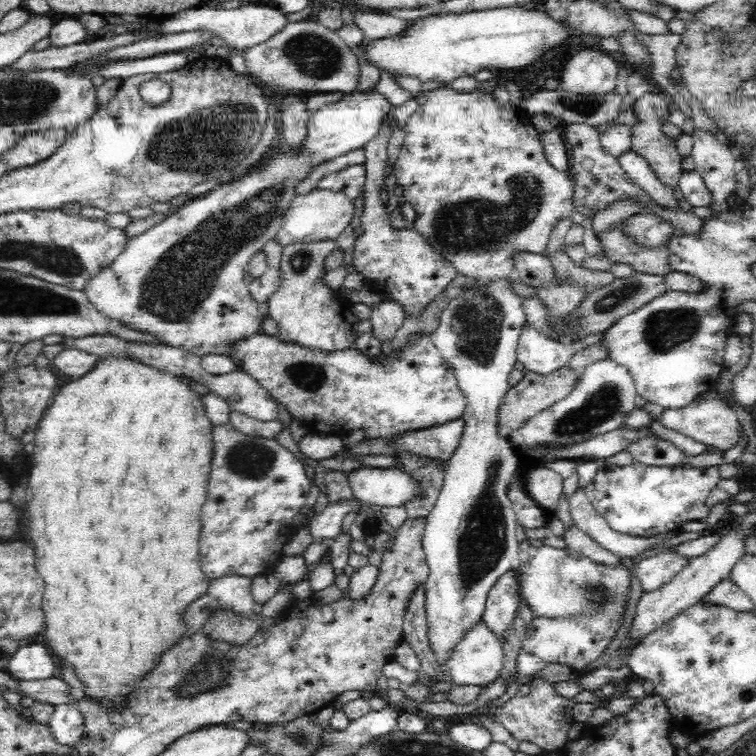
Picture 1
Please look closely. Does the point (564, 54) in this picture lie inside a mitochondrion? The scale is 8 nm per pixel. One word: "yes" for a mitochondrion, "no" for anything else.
no

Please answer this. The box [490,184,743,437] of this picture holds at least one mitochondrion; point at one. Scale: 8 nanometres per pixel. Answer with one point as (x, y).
(663, 330)

